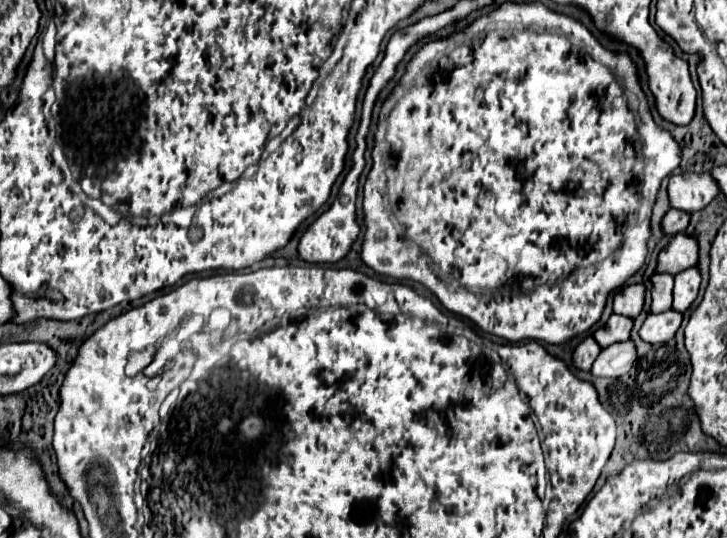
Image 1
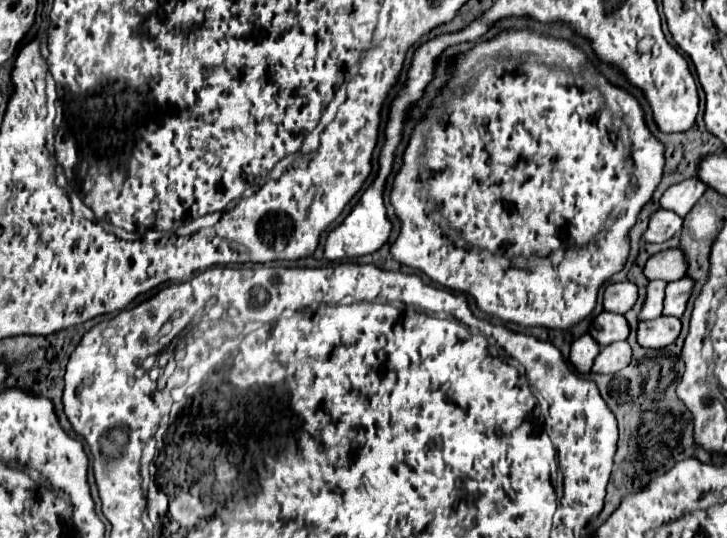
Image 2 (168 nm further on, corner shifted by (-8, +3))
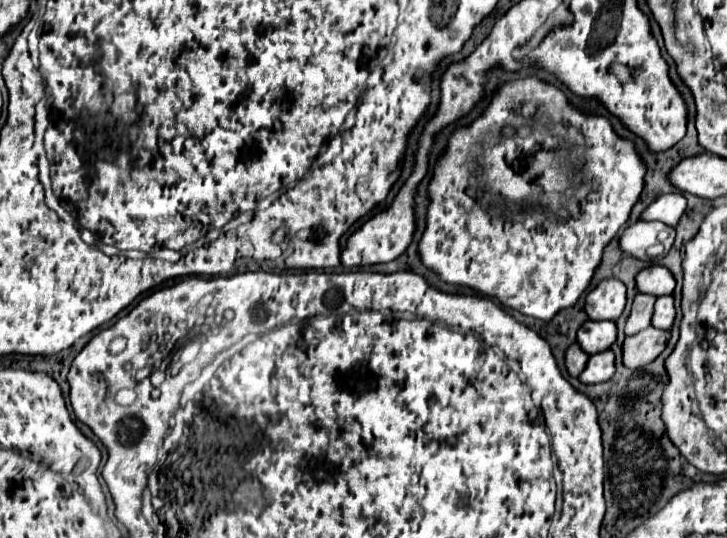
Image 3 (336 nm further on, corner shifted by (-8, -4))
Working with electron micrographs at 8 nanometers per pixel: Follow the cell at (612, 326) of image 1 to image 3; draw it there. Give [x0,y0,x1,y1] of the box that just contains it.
[577,321,617,355]

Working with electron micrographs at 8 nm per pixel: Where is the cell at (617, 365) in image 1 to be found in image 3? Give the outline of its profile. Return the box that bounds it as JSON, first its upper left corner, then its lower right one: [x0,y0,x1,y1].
[579,349,615,385]

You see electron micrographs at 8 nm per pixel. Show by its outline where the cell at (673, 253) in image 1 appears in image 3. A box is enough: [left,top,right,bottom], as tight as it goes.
[635,265,675,297]

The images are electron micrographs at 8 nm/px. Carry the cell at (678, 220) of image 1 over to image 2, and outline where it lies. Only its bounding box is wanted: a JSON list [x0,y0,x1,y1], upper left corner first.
[643,210,683,242]

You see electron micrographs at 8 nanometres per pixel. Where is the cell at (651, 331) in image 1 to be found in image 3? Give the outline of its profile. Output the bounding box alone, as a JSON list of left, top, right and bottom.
[623,327,669,369]

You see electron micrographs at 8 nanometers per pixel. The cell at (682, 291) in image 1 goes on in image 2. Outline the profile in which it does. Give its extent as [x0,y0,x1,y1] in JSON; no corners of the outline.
[663,276,693,318]

